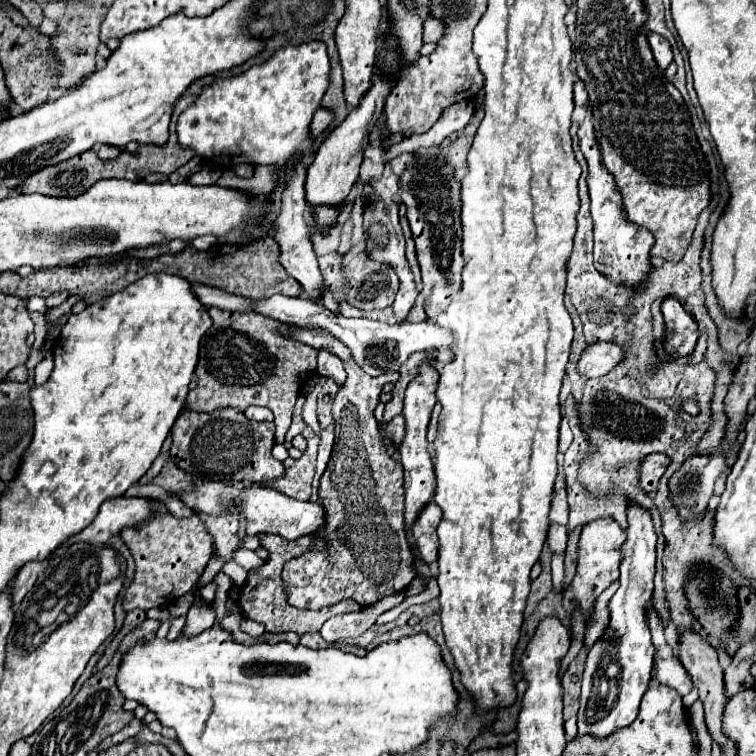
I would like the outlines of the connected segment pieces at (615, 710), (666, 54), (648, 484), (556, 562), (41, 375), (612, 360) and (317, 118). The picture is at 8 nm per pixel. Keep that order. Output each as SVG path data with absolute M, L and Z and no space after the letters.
M627 502L627 542L621 548L621 578L619 590L609 602L611 622L605 636L589 650L583 686L581 706L577 712L577 738L589 734L597 740L611 736L615 730L633 724L639 712L639 702L649 688L653 670L653 642L645 620L645 608L653 596L655 574L655 530L651 514L637 502Z
M647 32L647 40L651 44L651 50L653 50L653 56L655 56L655 62L661 70L665 70L671 62L673 62L673 52L671 52L671 44L659 36L659 34L653 34L653 32Z
M651 454L649 458L645 458L645 462L641 464L641 486L647 492L655 492L657 484L661 480L661 476L665 474L667 466L669 466L669 458L663 454Z
M554 553L551 560L552 582L556 592L563 590L564 556Z
M47 352L45 360L35 368L35 386L41 386L43 380L49 378L51 370L53 370L53 358L51 358L51 352Z
M597 342L583 352L579 362L579 372L583 372L587 378L599 378L609 374L623 358L625 352L621 346L613 342Z
M315 110L315 116L313 116L311 128L309 128L309 136L311 136L311 138L319 136L319 134L329 126L331 118L333 118L333 116L331 116L327 110Z

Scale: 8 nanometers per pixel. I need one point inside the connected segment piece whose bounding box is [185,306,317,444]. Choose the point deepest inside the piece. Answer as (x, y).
(244, 360)

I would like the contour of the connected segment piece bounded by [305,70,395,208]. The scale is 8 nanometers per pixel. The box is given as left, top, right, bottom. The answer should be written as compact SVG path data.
M375 70L373 86L361 100L357 110L351 110L345 122L341 122L321 144L321 148L315 154L313 164L307 170L307 180L305 180L305 200L311 208L315 206L345 206L347 196L351 192L351 186L359 178L359 166L363 162L363 150L369 146L369 130L373 130L373 122L381 116L385 98L393 90L395 82L381 78Z

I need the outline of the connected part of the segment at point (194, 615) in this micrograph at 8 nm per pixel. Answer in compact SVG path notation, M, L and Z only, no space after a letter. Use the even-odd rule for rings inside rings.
M193 604L187 612L187 626L183 636L197 636L203 628L211 628L215 622L215 610L211 606L197 606Z

